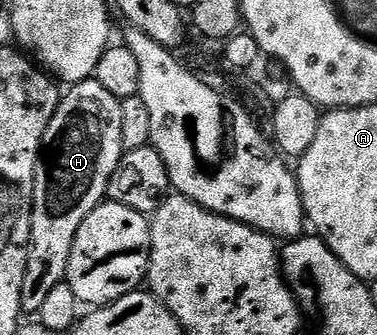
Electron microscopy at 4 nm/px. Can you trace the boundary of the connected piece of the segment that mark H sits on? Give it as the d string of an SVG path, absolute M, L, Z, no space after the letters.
M94 80L75 83L69 90L72 91L69 94L67 91L61 97L60 107L46 128L44 144L40 148L40 166L36 170L30 228L32 243L28 249L26 280L22 280L22 311L25 315L32 314L28 316L39 315L48 293L67 279L74 236L78 236L82 220L86 220L86 216L90 216L90 212L94 212L94 208L105 201L110 176L114 176L114 168L118 168L120 157L125 151L122 144L121 99L110 96L110 92L106 92L106 88Z

